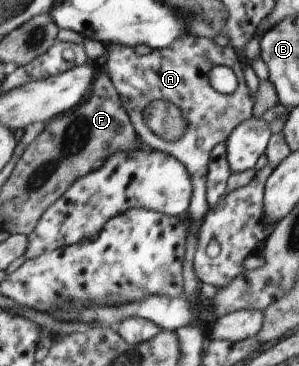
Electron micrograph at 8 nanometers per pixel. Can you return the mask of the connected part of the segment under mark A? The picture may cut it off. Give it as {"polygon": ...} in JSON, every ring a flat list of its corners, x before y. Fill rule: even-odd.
{"polygon":[[184,35,176,39,170,47,154,49,143,56,137,56,133,47,107,45,105,48,106,74,112,80,120,97,120,103,128,114,142,146,173,155,184,164,190,175,194,189,192,189,188,211,184,216,184,221,188,226,188,237,186,237,186,253,184,253,182,263,184,280,182,295,190,303,201,305,201,298,199,298,201,281,194,271,194,254,198,249,199,225,211,208,206,201,205,182,211,149,219,143,226,143,230,133,252,116,253,98,248,91,242,66,236,57,236,51,230,45,220,47,214,43,213,39,196,36],[216,65,226,65,236,74,238,87,234,93,218,93,212,87,208,73],[154,101,170,101,183,111,184,119,188,121,188,129,178,141,164,141,144,123,144,109]]}

